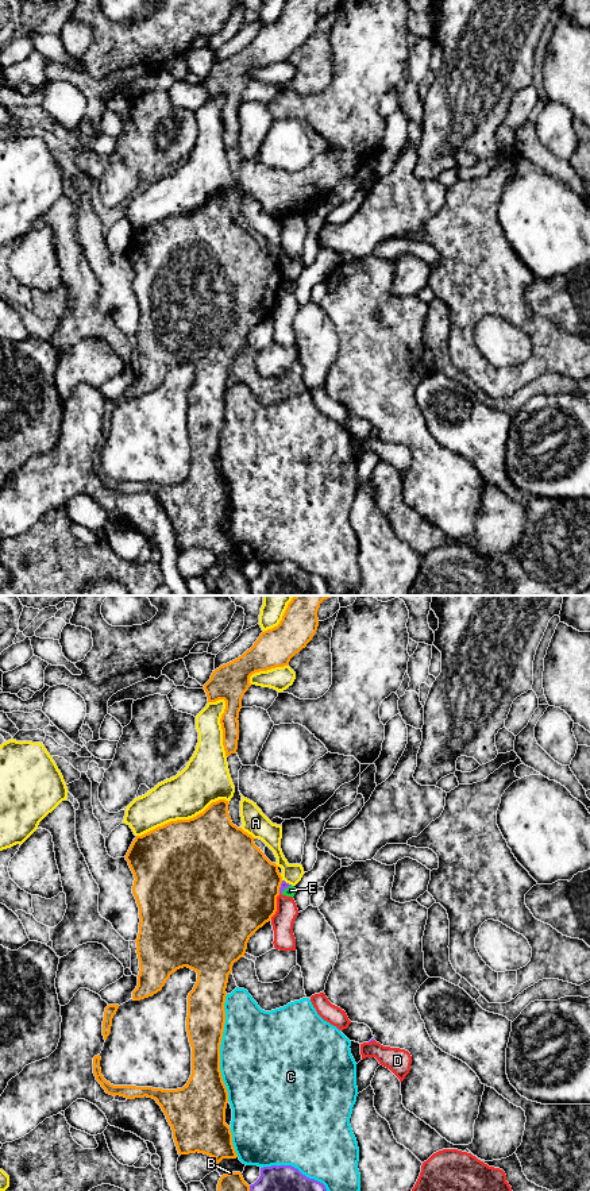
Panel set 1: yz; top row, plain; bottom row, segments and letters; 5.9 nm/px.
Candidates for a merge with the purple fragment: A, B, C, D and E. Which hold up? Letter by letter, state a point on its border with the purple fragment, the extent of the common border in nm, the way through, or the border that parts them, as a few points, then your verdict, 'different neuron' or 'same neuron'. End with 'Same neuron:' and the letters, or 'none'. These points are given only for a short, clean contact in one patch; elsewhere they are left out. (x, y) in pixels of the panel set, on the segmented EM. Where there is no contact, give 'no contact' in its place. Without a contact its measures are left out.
A: contact yz (288, 883); length 70 nm; different neuron
B: contact yz (280, 887); length 80 nm; different neuron
C: contact yz (293, 1167); length 420 nm; different neuron
D: contact yz (371, 1040); length 40 nm; different neuron
E: contact yz (285, 887); length 80 nm; border yz (290, 885), (281, 893); different neuron
Same neuron: none

